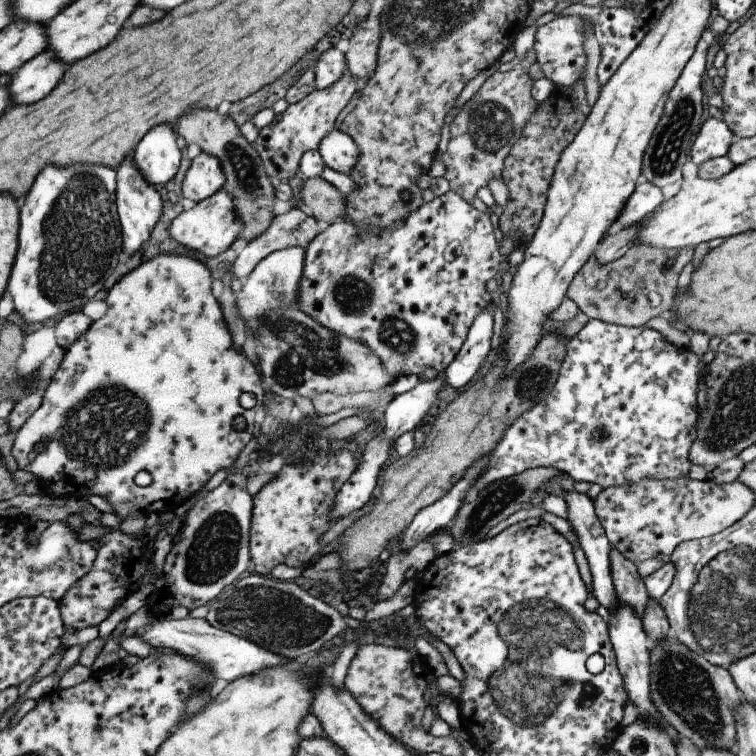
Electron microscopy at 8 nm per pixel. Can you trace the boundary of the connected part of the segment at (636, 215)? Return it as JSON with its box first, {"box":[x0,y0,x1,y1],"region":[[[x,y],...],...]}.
{"box":[609,182,663,233],"region":[[[647,182],[635,185],[633,192],[627,197],[625,204],[617,214],[617,218],[614,218],[613,226],[609,228],[610,233],[641,221],[662,202],[663,194],[659,187]]]}

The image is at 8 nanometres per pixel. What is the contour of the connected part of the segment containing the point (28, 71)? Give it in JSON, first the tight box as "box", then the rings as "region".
{"box":[9,49,67,106],"region":[[[49,49],[24,62],[11,76],[9,92],[12,106],[31,104],[47,96],[61,80],[67,64]]]}

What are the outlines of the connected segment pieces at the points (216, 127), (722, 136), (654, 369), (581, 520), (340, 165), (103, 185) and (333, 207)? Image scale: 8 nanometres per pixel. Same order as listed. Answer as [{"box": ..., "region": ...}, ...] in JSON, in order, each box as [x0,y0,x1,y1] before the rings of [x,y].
[{"box":[177,108,273,242],"region":[[[205,108],[191,110],[177,120],[177,132],[184,138],[187,145],[195,143],[201,151],[216,156],[219,160],[223,174],[224,186],[229,194],[232,194],[234,211],[237,218],[244,224],[237,239],[245,239],[247,242],[251,238],[260,235],[269,224],[273,212],[273,187],[269,183],[268,176],[262,167],[261,159],[253,144],[245,141],[239,133],[238,126],[227,116],[219,116],[217,112],[207,112]]]},{"box":[689,117,733,166],"region":[[[710,117],[702,123],[693,139],[689,156],[696,166],[713,157],[725,155],[733,138],[733,133],[721,119]]]},{"box":[465,319,708,501],"region":[[[589,319],[568,340],[566,355],[551,392],[505,429],[488,456],[486,467],[472,482],[465,501],[493,481],[537,467],[551,467],[568,474],[574,481],[599,484],[603,489],[641,479],[685,477],[691,465],[688,450],[694,439],[697,380],[704,380],[707,371],[708,366],[702,365],[701,356],[674,346],[658,331]]]},{"box":[562,489,618,613],"region":[[[575,489],[565,491],[562,498],[565,501],[567,509],[566,520],[577,537],[588,564],[592,580],[591,594],[599,602],[599,605],[604,606],[610,613],[618,605],[609,568],[608,552],[611,546],[599,519],[595,516],[593,500],[586,493],[577,492]]]},{"box":[316,128,357,175],"region":[[[335,128],[319,141],[316,149],[324,166],[346,175],[357,162],[356,144],[349,136]]]},{"box":[6,164,121,324],"region":[[[71,164],[71,166],[45,166],[37,176],[33,186],[29,188],[29,194],[23,200],[23,206],[19,208],[19,240],[17,241],[17,250],[15,258],[8,276],[6,290],[10,292],[14,303],[14,310],[20,314],[24,321],[33,324],[33,322],[45,322],[45,318],[81,310],[82,306],[105,284],[105,280],[111,276],[111,272],[117,264],[119,252],[121,252],[121,236],[119,236],[120,222],[118,214],[115,212],[115,172],[105,166],[93,166],[93,164]]]},{"box":[300,177,344,225],"region":[[[320,177],[305,179],[300,186],[302,206],[309,207],[311,217],[328,225],[343,218],[344,198],[332,184]]]}]

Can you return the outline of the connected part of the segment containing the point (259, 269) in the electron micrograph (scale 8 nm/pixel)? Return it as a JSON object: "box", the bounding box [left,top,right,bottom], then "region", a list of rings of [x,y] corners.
{"box":[235,247,305,331],"region":[[[287,247],[270,252],[243,280],[235,284],[236,313],[242,318],[244,325],[246,324],[252,331],[256,327],[254,322],[260,320],[265,311],[296,306],[297,283],[301,278],[304,252],[305,249],[301,247]]]}

